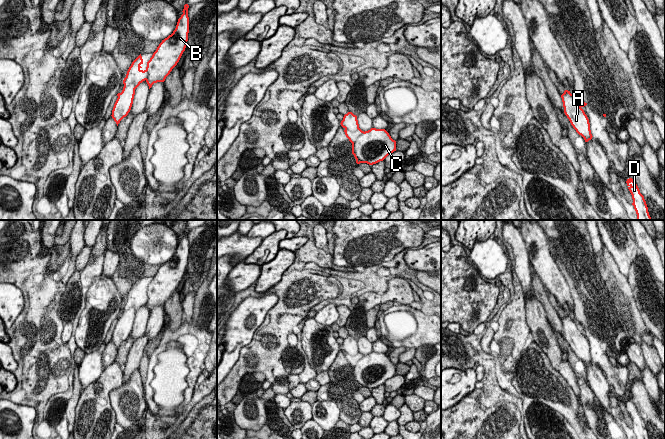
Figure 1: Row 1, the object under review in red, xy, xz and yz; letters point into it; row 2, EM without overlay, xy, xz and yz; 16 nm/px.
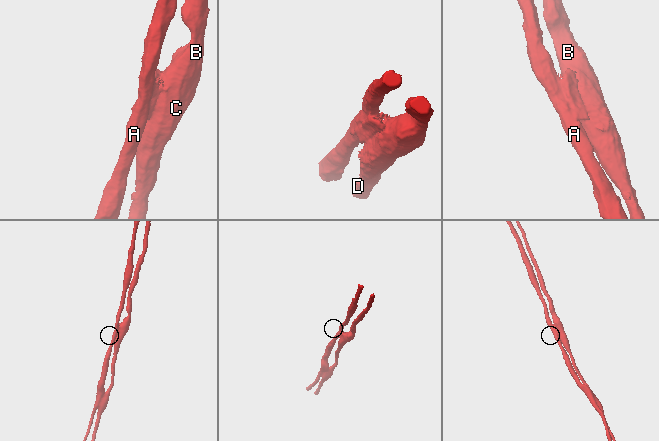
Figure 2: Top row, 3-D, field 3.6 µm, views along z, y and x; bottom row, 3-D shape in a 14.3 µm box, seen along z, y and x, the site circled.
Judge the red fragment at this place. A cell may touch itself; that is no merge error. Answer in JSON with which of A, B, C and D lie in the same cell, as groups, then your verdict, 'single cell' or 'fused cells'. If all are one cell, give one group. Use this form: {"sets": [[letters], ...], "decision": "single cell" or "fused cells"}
{"sets": [["A"], ["B", "C", "D"]], "decision": "fused cells"}

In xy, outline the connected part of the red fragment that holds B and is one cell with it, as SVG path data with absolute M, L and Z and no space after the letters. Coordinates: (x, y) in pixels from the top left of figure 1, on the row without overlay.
M185 228L182 235L183 238L178 243L175 254L162 264L147 286L147 291L144 295L140 290L143 288L141 278L132 286L123 304L124 310L133 307L136 313L143 305L146 305L150 313L154 307L165 305L166 301L179 286L187 270L189 257L188 232L189 229Z

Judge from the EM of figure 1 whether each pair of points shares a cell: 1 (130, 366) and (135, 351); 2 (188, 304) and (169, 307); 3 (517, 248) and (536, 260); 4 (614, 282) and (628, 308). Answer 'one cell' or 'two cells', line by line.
1: one cell
2: two cells
3: two cells
4: one cell

